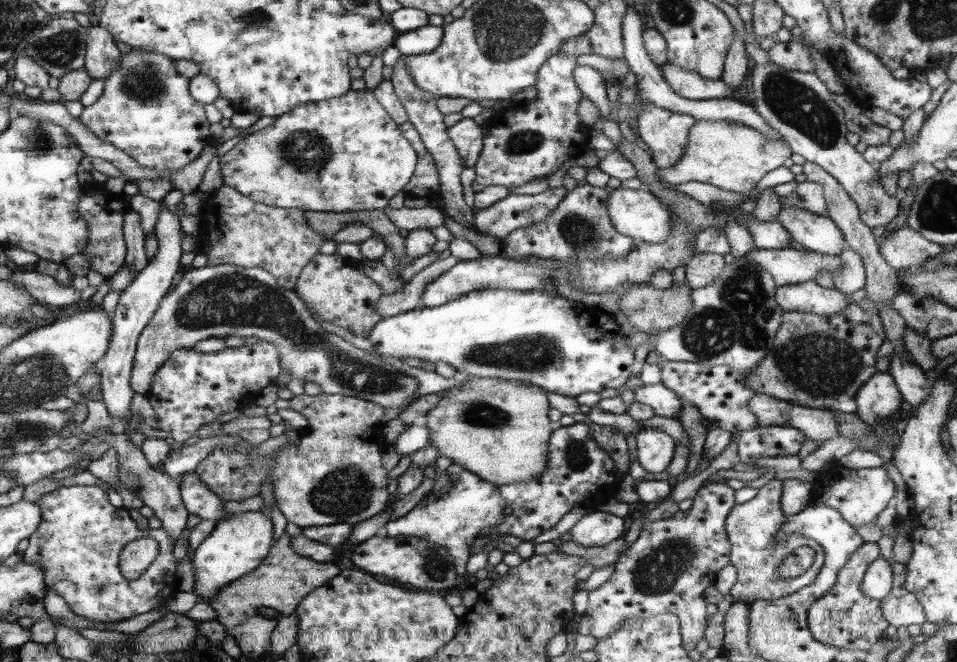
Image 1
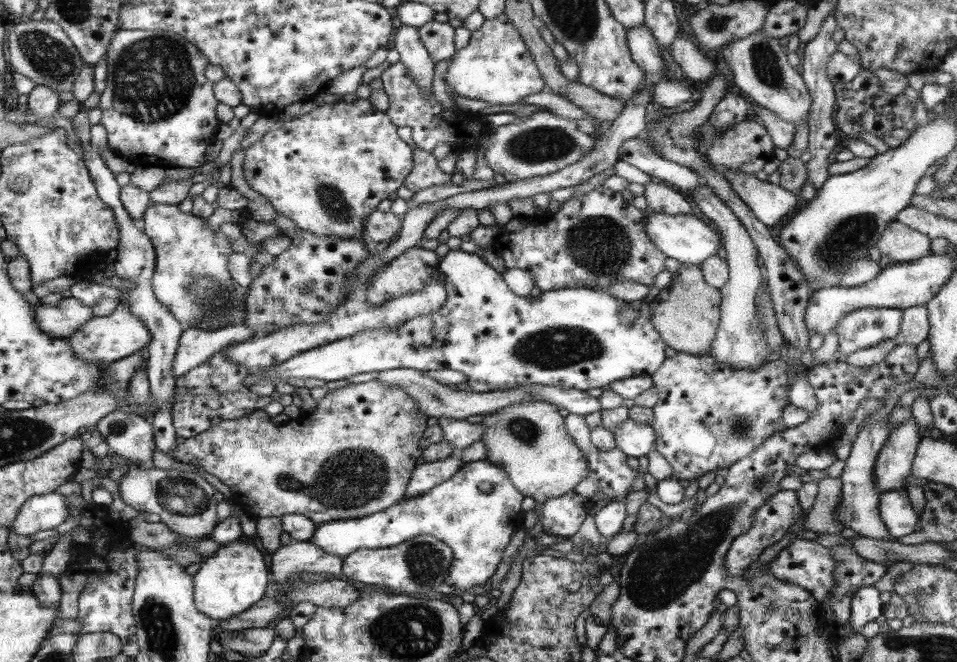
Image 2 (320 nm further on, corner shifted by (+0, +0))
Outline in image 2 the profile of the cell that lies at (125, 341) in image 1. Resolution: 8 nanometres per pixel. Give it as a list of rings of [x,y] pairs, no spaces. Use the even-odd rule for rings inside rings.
[[[114,410],[97,422],[96,429],[102,437],[104,436],[105,442],[109,444],[110,452],[130,461],[133,468],[151,469],[155,467],[152,460],[154,450],[158,449],[155,441],[155,429],[146,418],[131,412]]]

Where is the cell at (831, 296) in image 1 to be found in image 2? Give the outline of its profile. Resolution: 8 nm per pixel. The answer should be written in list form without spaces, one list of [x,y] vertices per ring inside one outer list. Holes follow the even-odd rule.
[[[861,308],[860,310],[853,310],[845,314],[830,332],[824,334],[824,341],[820,348],[813,350],[813,358],[817,358],[817,364],[826,364],[828,362],[836,361],[837,358],[844,360],[849,354],[856,352],[862,348],[876,346],[885,340],[892,340],[893,338],[900,338],[902,326],[903,310],[898,309],[874,309]]]

